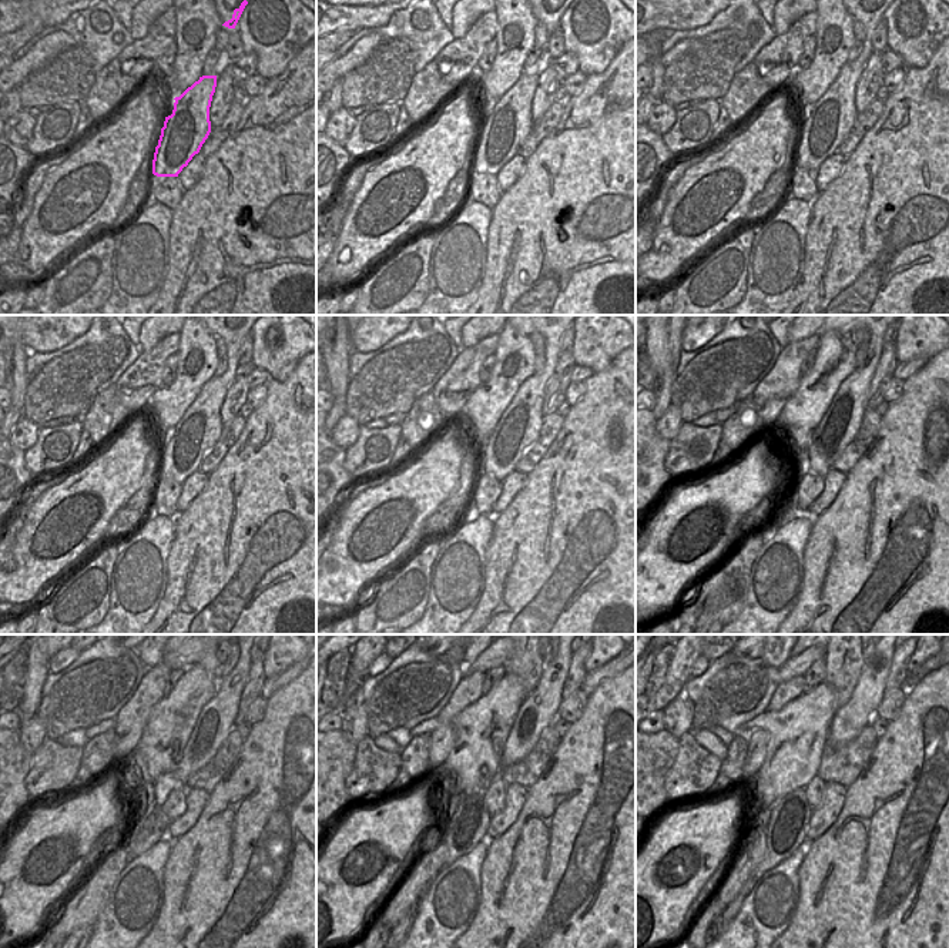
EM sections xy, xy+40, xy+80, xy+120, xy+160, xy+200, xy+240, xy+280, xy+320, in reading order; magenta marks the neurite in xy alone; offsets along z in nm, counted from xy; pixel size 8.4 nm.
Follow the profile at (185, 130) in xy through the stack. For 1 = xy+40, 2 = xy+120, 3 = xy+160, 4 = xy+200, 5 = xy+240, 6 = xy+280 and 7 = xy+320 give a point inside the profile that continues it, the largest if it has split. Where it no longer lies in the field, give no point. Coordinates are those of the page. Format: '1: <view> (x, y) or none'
1: xy+40 (502, 133)
2: xy+120 (188, 442)
3: xy+160 (519, 426)
4: xy+200 (838, 426)
5: xy+240 (215, 722)
6: xy+280 (540, 707)
7: xy+320 (857, 713)

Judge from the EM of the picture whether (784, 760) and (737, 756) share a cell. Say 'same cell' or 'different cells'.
different cells

